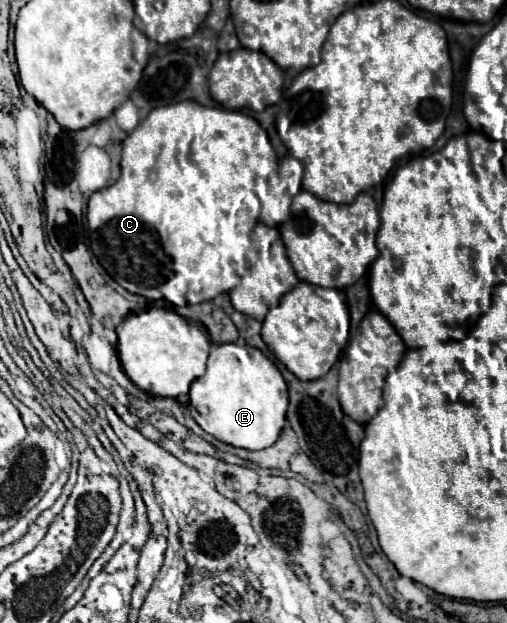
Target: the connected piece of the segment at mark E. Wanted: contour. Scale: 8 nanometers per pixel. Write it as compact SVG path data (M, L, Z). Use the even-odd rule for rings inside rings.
M212 344L206 372L202 378L196 378L192 382L188 395L189 405L194 409L190 410L191 415L200 424L200 428L218 438L220 442L236 448L264 450L278 440L278 434L286 424L288 388L284 378L272 360L268 360L258 348L246 344Z

